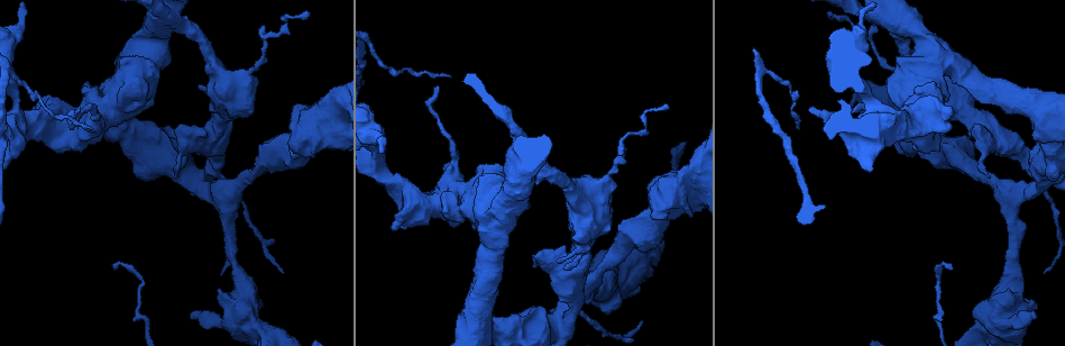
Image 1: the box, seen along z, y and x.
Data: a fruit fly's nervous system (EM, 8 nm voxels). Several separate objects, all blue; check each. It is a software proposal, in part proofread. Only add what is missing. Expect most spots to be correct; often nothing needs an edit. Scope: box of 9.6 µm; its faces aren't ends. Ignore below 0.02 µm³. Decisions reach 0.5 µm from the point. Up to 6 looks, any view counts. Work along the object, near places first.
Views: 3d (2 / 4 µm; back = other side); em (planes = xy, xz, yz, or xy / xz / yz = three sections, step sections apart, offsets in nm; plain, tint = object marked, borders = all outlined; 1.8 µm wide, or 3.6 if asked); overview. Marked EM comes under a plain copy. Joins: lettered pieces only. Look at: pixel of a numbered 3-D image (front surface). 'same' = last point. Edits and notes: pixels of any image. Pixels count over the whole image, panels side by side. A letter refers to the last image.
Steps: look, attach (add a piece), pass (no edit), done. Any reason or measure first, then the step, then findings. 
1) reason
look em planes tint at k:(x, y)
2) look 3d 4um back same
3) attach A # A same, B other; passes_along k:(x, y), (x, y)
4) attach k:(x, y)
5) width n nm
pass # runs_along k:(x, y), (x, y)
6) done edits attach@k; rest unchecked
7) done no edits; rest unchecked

thick turns thin
look 3d 4um back at 1:(555, 322)

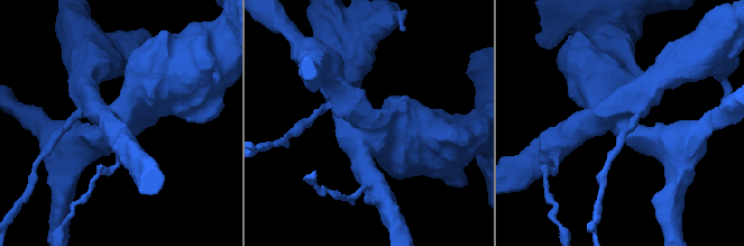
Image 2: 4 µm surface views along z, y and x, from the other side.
arms 4; need the tissue
look em planes borders at 2:(622, 125)

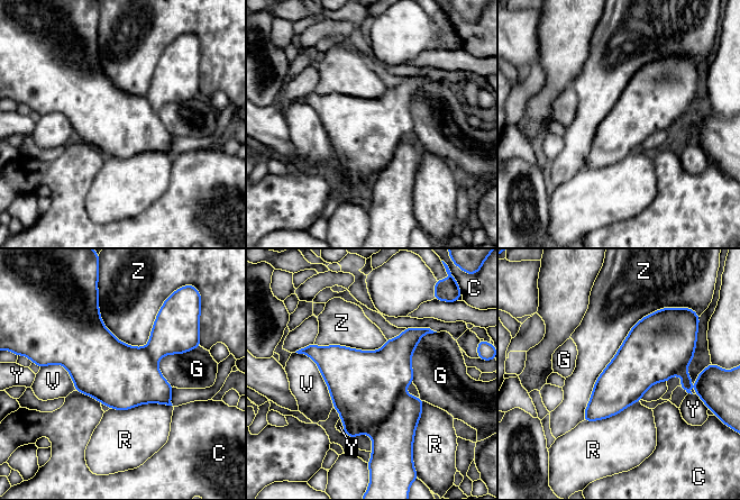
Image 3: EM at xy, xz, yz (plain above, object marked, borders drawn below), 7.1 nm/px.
pass # C other, G other, R other, V other, Y other, Z other; border 3:(665, 308), (632, 327), (582, 420); none of them fits

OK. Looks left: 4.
sudden change in width
look 3d 4um at 1:(175, 27)

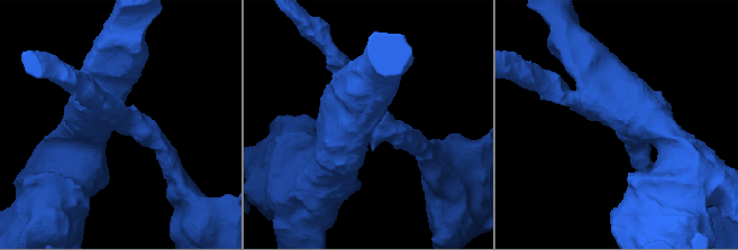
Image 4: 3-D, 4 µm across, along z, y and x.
look em planes borders at 4:(371, 136)

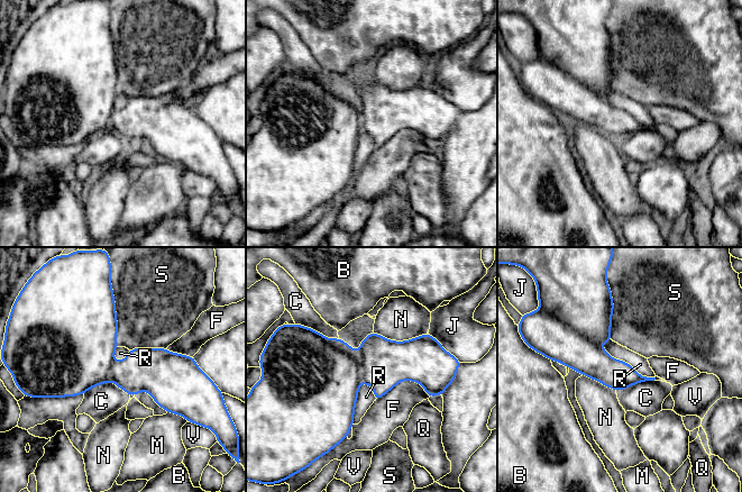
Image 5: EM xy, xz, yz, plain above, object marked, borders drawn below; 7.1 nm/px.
width 220 nm
pass # B other, C other, F other, J other, M other, N other, Q other, R other, S other, V other; border 5:(601, 344), (614, 358), (656, 379); no lettered piece goes on from it

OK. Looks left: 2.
done no edits; rest unchecked

